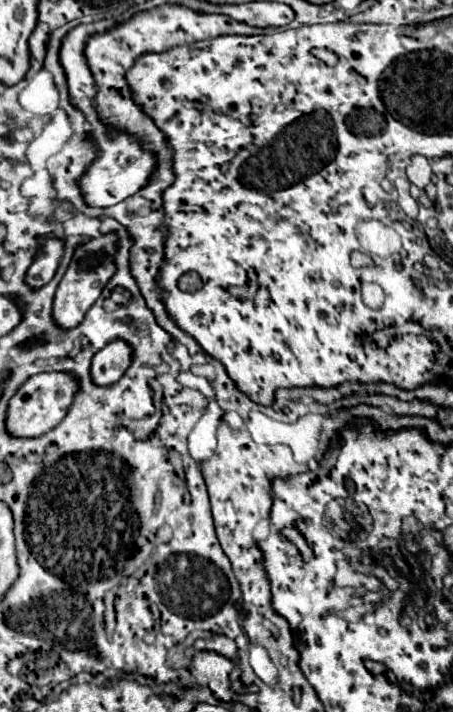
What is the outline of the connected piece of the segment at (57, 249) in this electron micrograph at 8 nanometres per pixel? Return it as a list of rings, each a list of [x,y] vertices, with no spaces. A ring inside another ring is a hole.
[[[41,239],[41,251],[39,251],[37,259],[33,261],[33,265],[29,267],[29,271],[25,275],[25,283],[31,289],[39,289],[39,287],[47,285],[57,271],[61,255],[63,255],[63,241]]]

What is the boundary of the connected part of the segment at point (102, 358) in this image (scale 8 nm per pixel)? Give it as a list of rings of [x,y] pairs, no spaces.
[[[113,341],[97,351],[91,359],[91,379],[95,385],[111,385],[121,379],[121,375],[131,365],[133,349],[125,341]]]

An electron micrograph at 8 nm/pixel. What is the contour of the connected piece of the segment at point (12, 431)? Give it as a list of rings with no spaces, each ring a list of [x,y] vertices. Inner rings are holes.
[[[67,373],[33,375],[31,379],[25,381],[25,385],[19,387],[19,391],[9,401],[7,419],[5,419],[7,433],[15,439],[23,439],[23,437],[39,437],[51,431],[67,415],[67,409],[71,407],[75,393],[77,393],[77,381]]]

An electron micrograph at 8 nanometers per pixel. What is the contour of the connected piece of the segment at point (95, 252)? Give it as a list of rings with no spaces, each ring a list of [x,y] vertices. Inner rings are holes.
[[[113,233],[99,235],[99,237],[83,243],[81,247],[77,247],[73,261],[71,261],[67,273],[63,275],[63,279],[57,287],[55,299],[53,299],[55,325],[59,325],[63,329],[71,329],[83,321],[87,309],[97,301],[97,297],[101,295],[101,289],[107,285],[107,281],[115,273],[115,263],[113,263],[115,251],[117,251],[117,237]]]

